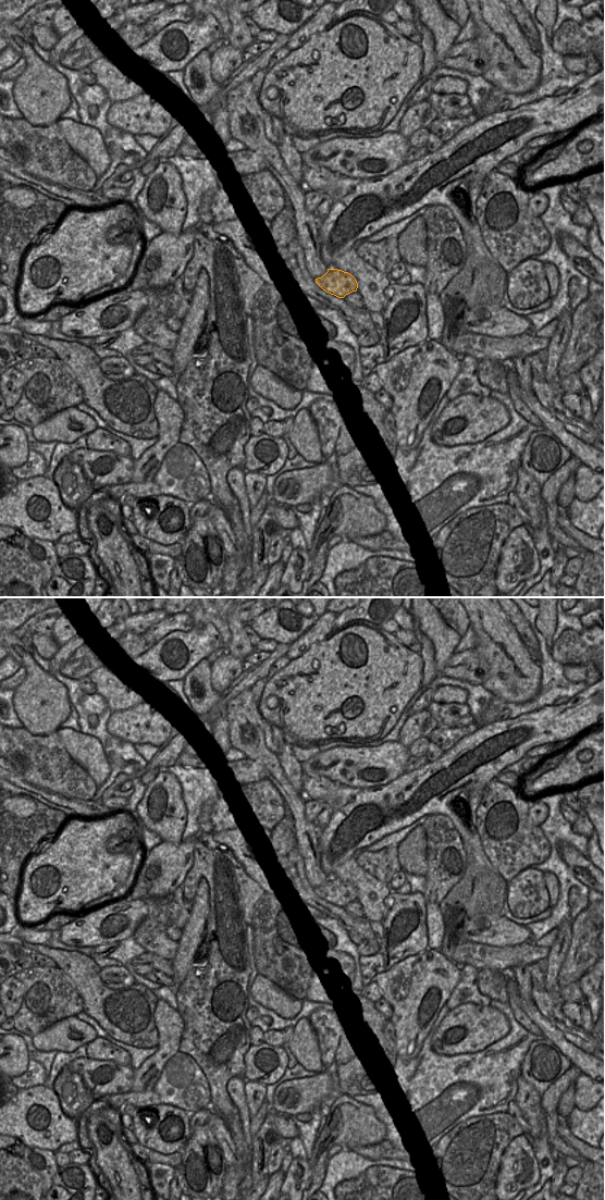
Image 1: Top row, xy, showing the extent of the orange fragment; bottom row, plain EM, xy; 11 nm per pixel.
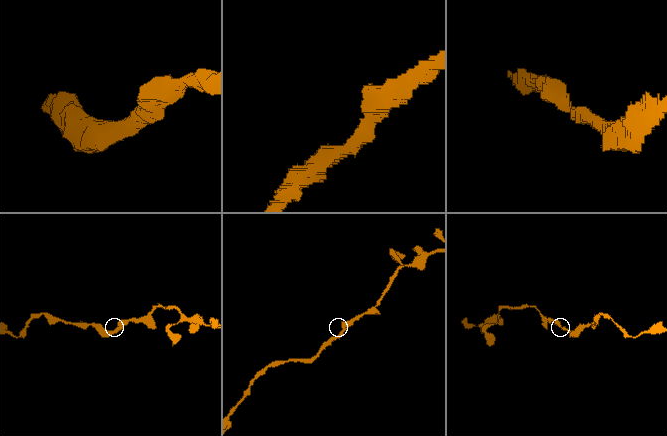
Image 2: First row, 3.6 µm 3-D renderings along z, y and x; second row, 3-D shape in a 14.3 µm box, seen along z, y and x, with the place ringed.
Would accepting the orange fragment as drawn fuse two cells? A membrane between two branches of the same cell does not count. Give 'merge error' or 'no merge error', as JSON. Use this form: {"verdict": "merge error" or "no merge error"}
{"verdict": "no merge error"}

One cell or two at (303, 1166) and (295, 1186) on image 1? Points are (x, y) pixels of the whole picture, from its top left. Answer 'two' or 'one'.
one

